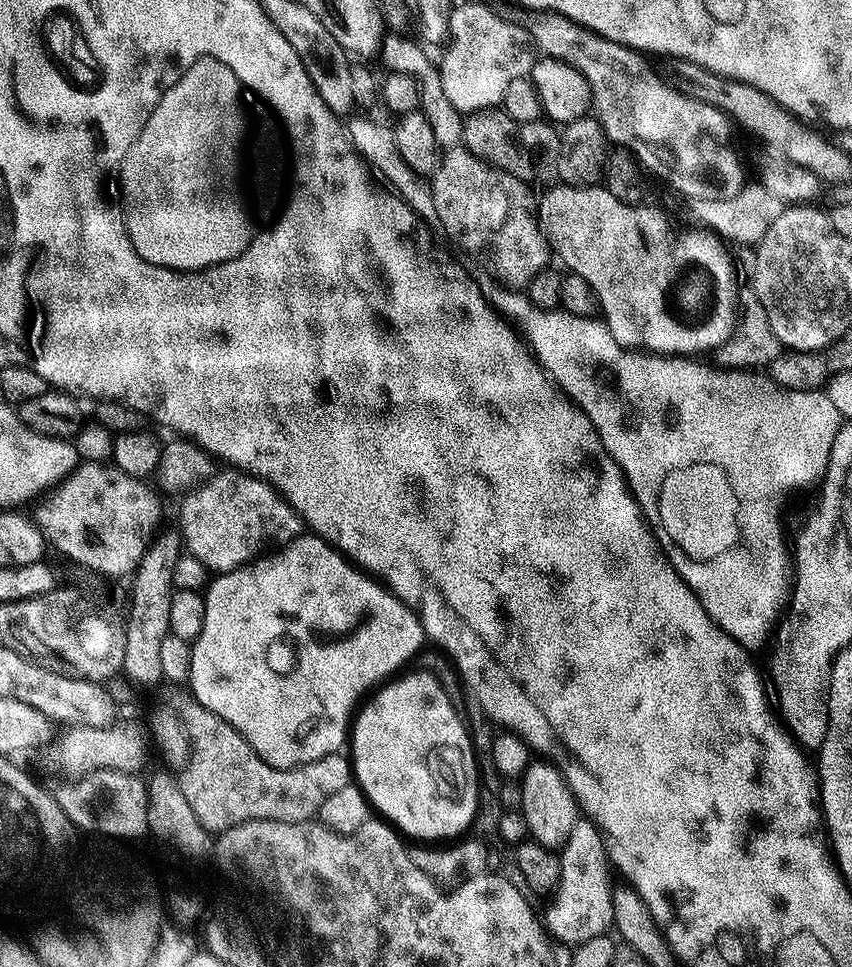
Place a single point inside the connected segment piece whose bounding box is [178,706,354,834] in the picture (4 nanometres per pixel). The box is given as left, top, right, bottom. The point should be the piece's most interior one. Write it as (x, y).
(224, 781)

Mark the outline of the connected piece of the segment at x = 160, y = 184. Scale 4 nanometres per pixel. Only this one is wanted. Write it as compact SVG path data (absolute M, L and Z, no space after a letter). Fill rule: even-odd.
M200 60L192 72L182 74L182 78L160 96L154 110L160 108L170 114L172 150L158 150L158 156L148 160L152 164L142 164L152 166L150 174L118 174L120 192L124 195L124 225L132 245L146 262L163 268L167 265L196 268L196 264L212 264L212 260L242 254L248 242L248 220L244 220L244 212L240 212L236 183L232 181L236 140L240 140L240 104L236 104L236 80L232 80L232 72L228 72L224 64L216 64L216 60Z

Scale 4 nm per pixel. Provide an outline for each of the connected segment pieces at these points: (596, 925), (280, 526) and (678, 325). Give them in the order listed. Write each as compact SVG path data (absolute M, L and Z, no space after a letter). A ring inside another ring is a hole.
M587 818L577 820L570 838L564 844L560 857L560 885L551 897L552 905L542 920L547 931L567 946L586 942L586 938L603 936L613 927L612 889L614 881L608 877L610 861L604 839L596 825Z
M239 470L224 471L228 472L217 471L211 480L193 488L179 501L181 504L178 531L191 555L206 558L209 569L230 572L257 559L267 549L264 548L267 544L289 544L293 538L301 535L302 521L300 515L284 501L283 496L260 477L250 476Z
M603 186L559 187L539 197L538 219L542 231L548 237L551 251L560 255L567 271L590 282L600 303L602 319L621 347L688 358L700 354L696 352L718 350L730 339L738 323L742 288L736 285L736 268L728 253L729 245L720 236L703 226L692 226L675 236L666 213L618 202Z

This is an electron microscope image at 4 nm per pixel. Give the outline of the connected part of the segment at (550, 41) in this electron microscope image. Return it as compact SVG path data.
M519 6L513 8L512 16L510 15L511 23L524 28L531 36L533 45L543 55L574 66L574 70L578 70L582 78L590 82L594 116L600 121L609 141L624 140L624 136L636 136L640 144L648 144L648 140L652 140L656 148L664 148L664 152L672 152L672 164L676 164L676 168L696 168L696 164L700 164L700 160L692 160L692 136L700 140L700 132L692 132L692 124L700 128L700 120L708 120L708 104L699 103L672 87L657 69L655 72L644 61L647 59L635 48L628 48L618 42L610 42L597 32L592 32L589 28L584 28L578 22L557 12L533 12Z

